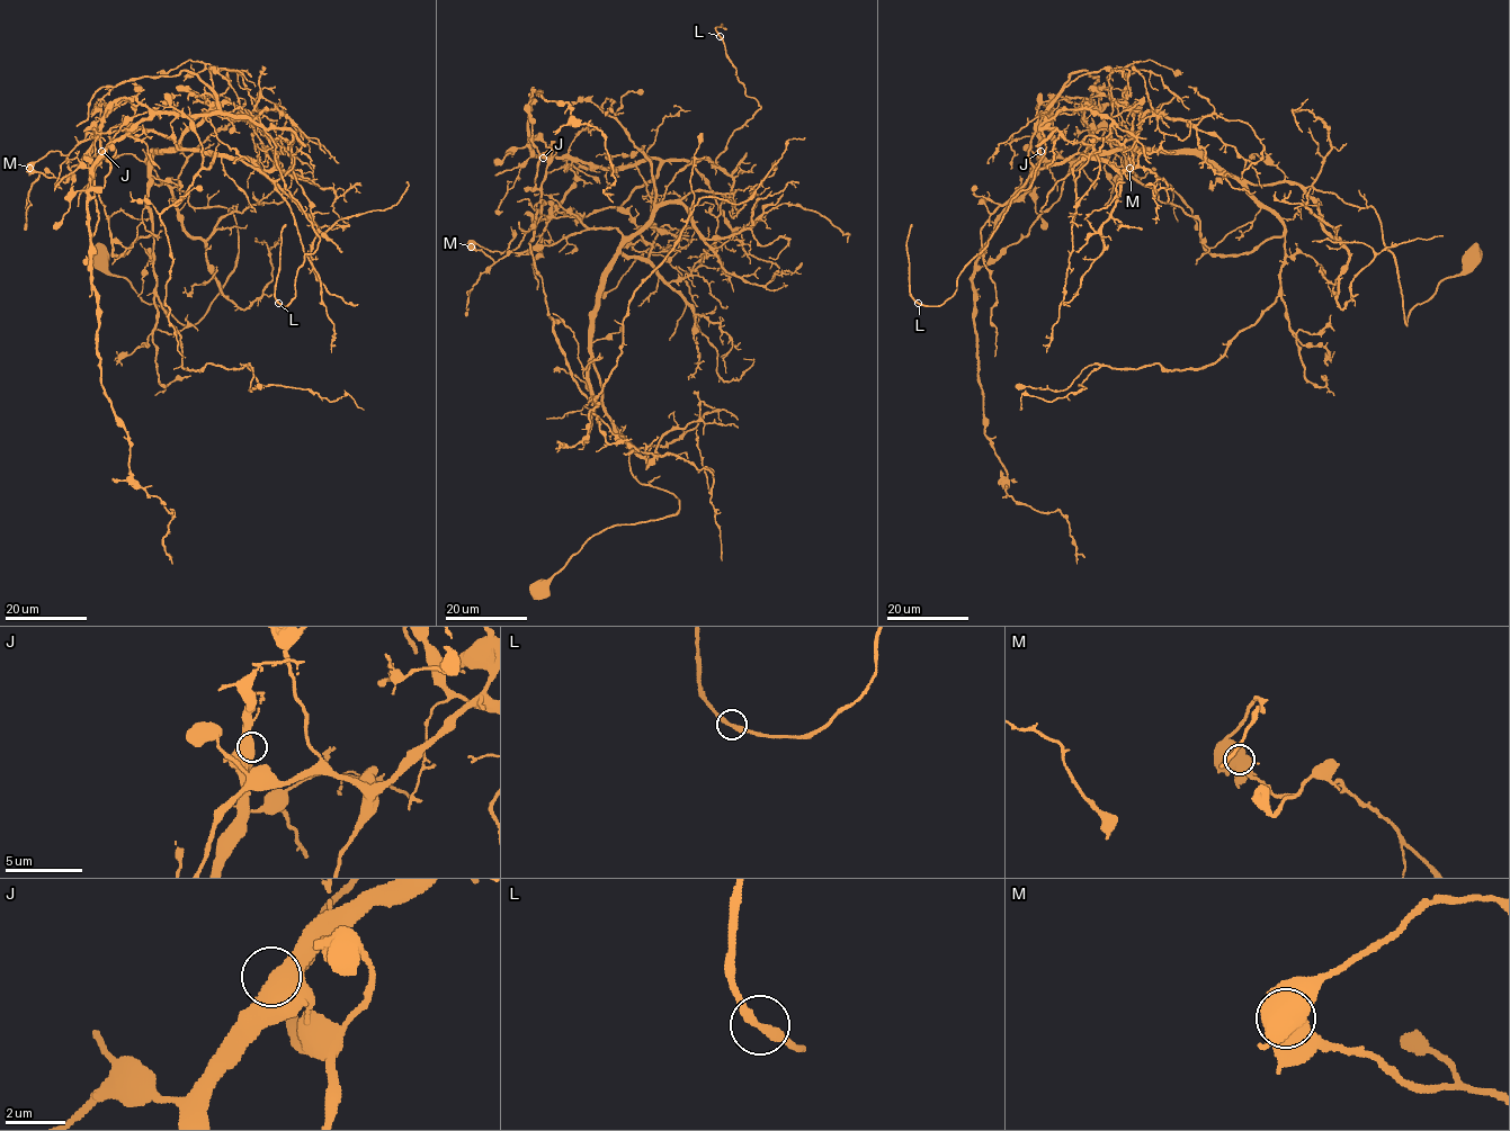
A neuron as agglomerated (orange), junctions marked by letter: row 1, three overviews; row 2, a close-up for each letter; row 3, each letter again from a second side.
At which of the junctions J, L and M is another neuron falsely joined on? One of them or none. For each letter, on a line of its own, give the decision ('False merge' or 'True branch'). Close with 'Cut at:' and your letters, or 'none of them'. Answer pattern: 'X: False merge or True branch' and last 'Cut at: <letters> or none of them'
J: True branch
L: True branch
M: False merge
Cut at: M

